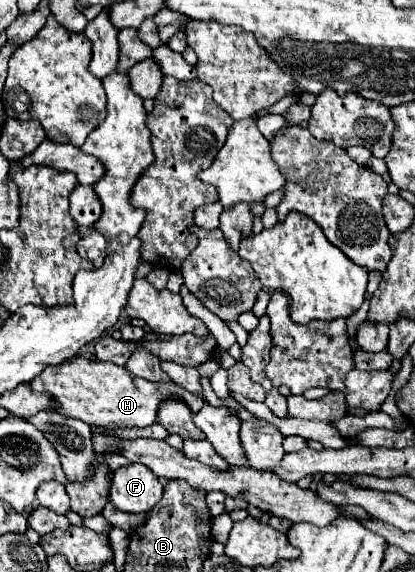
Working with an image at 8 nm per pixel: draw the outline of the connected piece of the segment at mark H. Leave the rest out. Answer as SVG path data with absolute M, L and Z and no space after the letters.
M83 357L61 363L57 367L47 367L41 375L37 375L37 379L33 379L31 389L39 393L51 393L59 403L59 411L63 411L67 417L75 417L89 425L105 429L153 425L157 421L157 407L161 399L169 399L169 395L173 395L173 399L185 399L193 413L197 413L205 405L205 399L201 395L193 395L171 381L151 383L135 375L131 377L125 367L119 367L115 363L101 363Z

